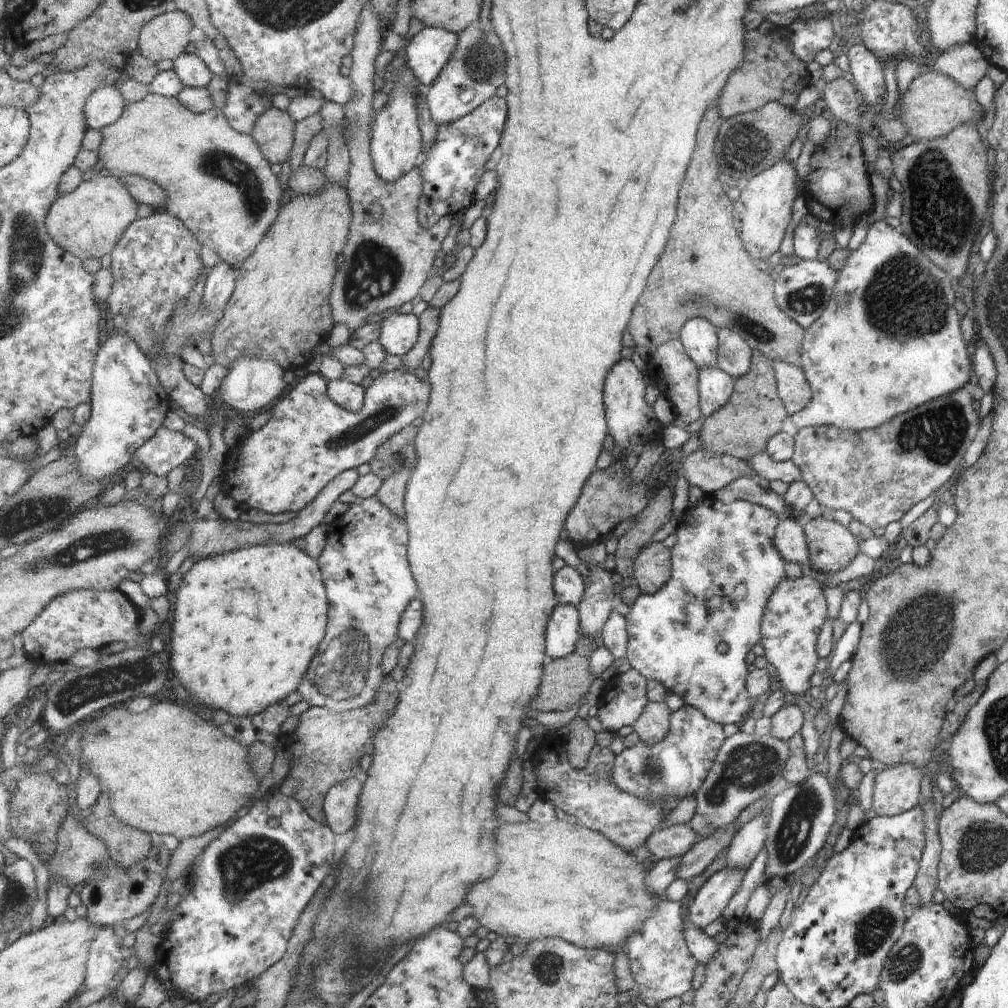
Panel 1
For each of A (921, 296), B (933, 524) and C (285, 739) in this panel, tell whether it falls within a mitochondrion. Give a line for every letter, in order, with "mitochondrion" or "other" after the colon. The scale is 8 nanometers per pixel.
A: mitochondrion
B: other
C: other

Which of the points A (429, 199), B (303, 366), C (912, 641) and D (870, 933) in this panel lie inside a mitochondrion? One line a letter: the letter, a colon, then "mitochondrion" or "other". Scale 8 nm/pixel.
A: other
B: other
C: mitochondrion
D: mitochondrion

